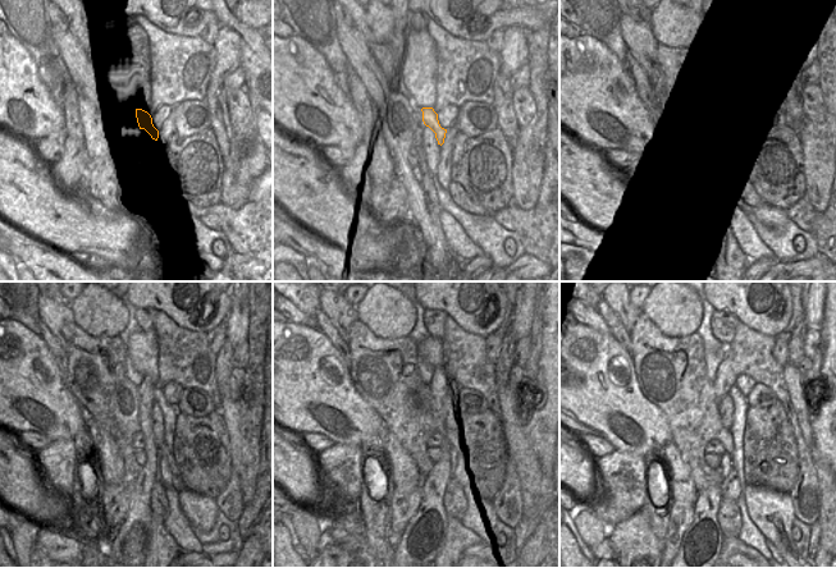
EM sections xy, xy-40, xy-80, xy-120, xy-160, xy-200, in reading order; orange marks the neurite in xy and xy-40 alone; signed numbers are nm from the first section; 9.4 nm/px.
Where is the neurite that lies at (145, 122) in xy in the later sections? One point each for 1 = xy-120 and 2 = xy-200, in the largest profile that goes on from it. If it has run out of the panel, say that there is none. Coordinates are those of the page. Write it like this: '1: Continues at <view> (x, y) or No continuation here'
1: Continues at xy-120 (156, 416)
2: Continues at xy-200 (726, 408)

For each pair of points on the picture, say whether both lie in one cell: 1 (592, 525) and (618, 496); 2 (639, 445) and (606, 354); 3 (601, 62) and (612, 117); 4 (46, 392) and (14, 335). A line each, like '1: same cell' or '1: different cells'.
1: different cells
2: same cell
3: same cell
4: same cell

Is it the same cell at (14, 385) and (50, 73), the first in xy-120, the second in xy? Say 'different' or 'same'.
different

